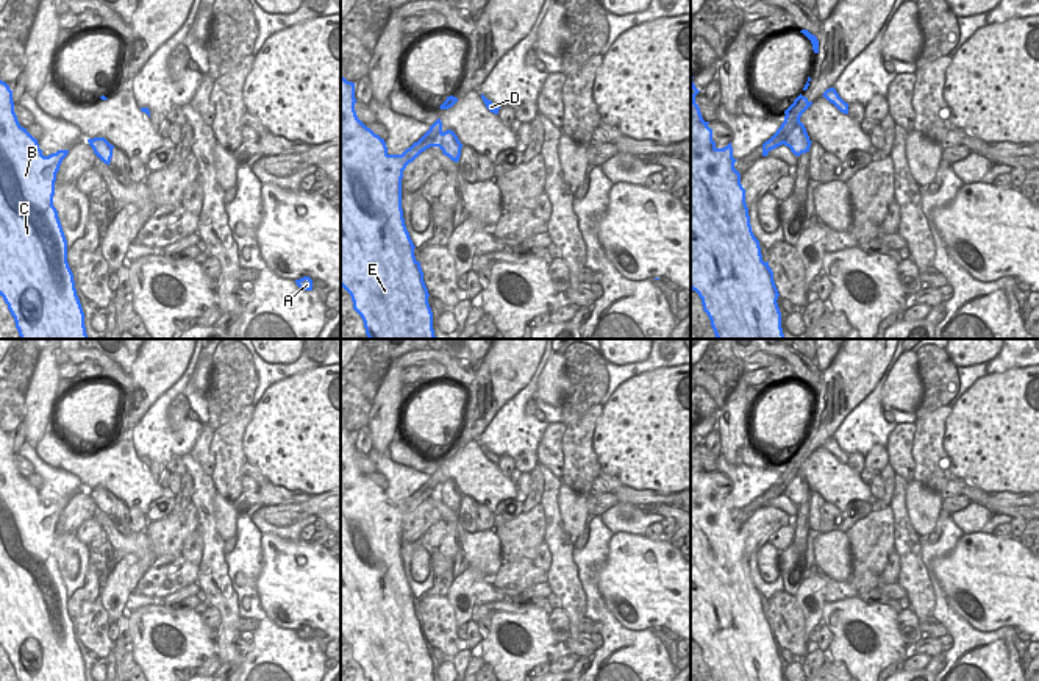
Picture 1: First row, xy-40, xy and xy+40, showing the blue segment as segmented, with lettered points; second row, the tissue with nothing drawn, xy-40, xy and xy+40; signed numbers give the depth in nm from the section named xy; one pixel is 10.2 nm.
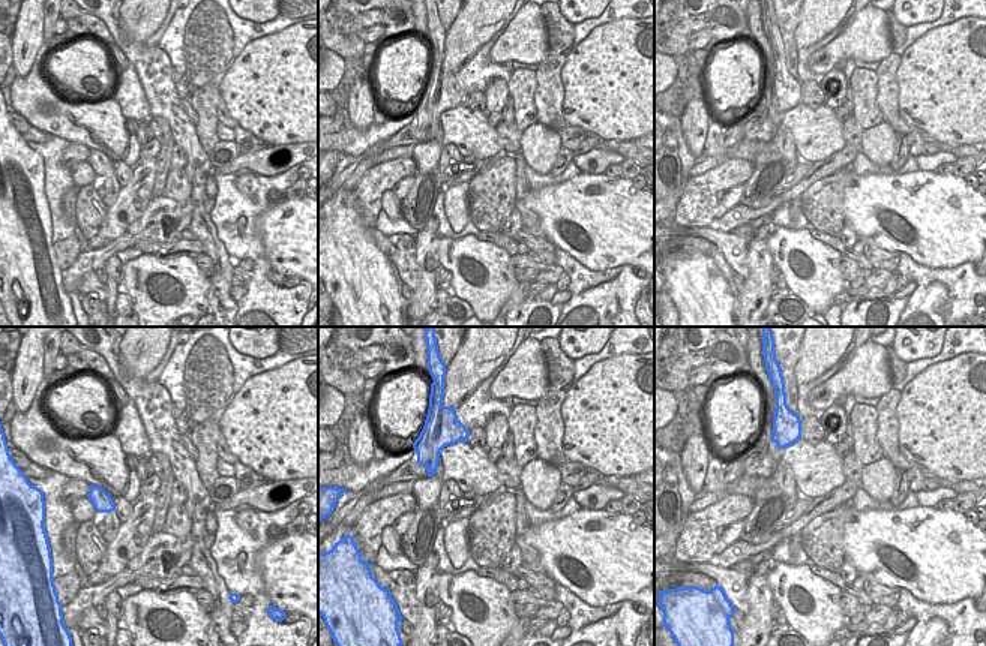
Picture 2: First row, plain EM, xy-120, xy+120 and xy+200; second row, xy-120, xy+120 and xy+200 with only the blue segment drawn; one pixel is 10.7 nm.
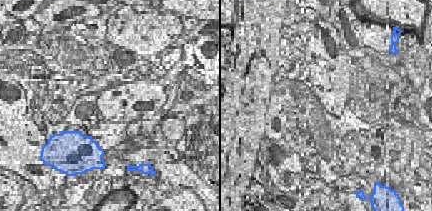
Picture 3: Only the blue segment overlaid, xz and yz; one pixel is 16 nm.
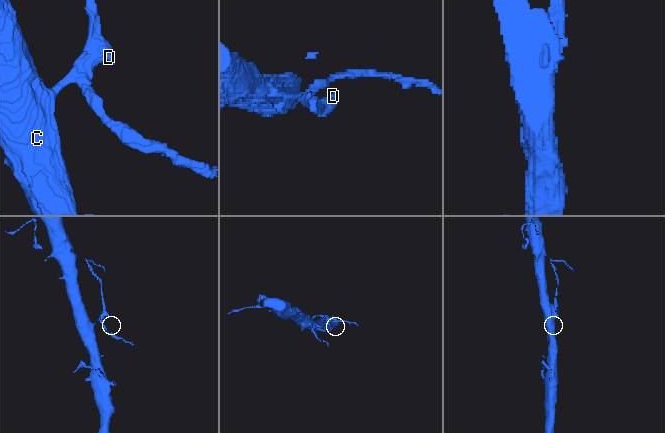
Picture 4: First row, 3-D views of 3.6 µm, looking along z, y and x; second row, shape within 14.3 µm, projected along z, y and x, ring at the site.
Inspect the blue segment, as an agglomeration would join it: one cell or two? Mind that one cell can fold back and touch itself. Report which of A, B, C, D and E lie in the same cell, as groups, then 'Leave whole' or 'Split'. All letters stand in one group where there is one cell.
Groups: A D / B C E. Split

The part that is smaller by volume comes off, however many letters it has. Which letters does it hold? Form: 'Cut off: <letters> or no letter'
Cut off: A, D

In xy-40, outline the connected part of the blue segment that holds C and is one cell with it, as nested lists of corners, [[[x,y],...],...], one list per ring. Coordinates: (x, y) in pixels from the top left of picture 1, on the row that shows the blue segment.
[[[0,80],[0,295],[20,339],[87,339],[84,312],[67,262],[67,241],[53,206],[56,173],[69,150],[42,155],[37,139],[23,128],[14,112],[12,91]]]

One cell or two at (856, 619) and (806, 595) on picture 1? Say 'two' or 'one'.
two

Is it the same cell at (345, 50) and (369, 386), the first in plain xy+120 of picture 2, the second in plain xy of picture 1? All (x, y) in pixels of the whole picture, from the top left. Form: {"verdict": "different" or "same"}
{"verdict": "same"}

